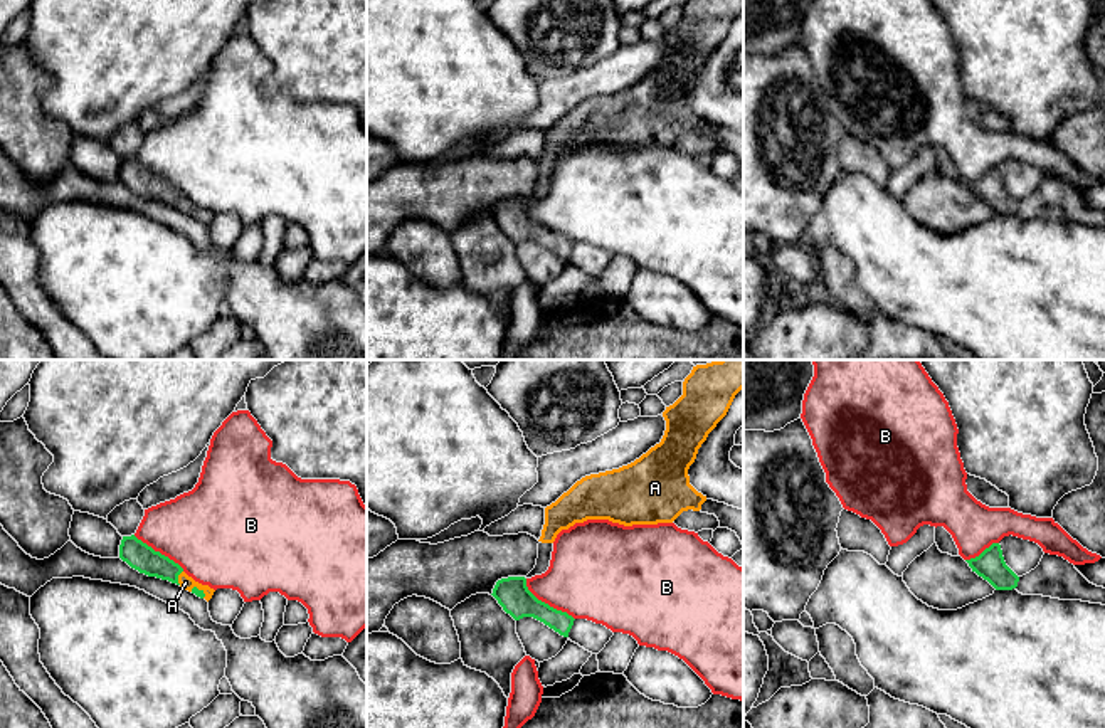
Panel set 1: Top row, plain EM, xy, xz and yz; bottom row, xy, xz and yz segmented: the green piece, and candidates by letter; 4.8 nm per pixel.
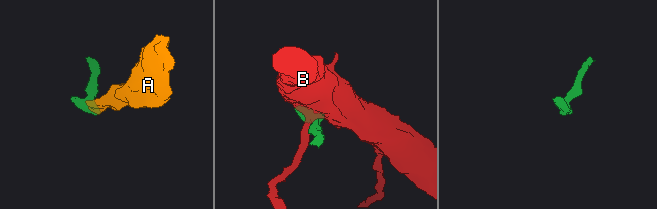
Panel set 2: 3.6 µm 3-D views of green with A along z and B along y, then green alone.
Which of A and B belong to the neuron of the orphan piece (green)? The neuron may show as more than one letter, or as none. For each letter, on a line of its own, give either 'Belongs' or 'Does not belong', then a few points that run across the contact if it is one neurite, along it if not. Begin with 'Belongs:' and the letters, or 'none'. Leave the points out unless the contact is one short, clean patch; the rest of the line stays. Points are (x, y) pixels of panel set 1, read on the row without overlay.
Belongs: A
A: Belongs. Line: xy (138, 179), (170, 194), (177, 200), (185, 205)
B: Does not belong

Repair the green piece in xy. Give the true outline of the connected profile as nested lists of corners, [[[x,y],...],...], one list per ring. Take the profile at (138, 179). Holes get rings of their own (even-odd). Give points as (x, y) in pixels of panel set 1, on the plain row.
[[[135,158],[123,160],[119,168],[119,182],[140,197],[177,207],[197,220],[205,222],[207,225],[215,215],[209,208],[195,205],[183,195],[178,187],[161,178],[160,175],[155,175]]]

